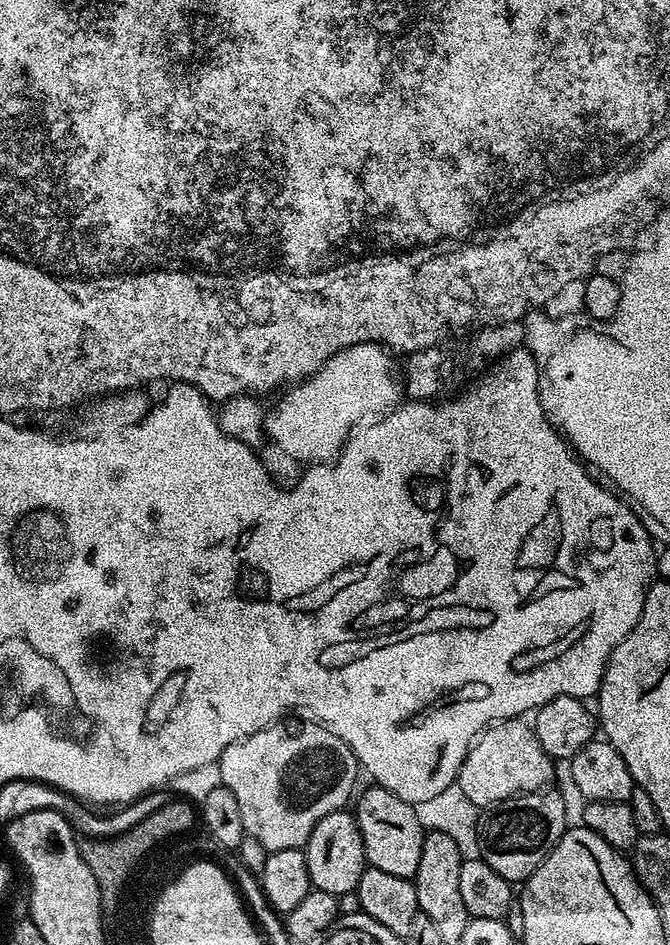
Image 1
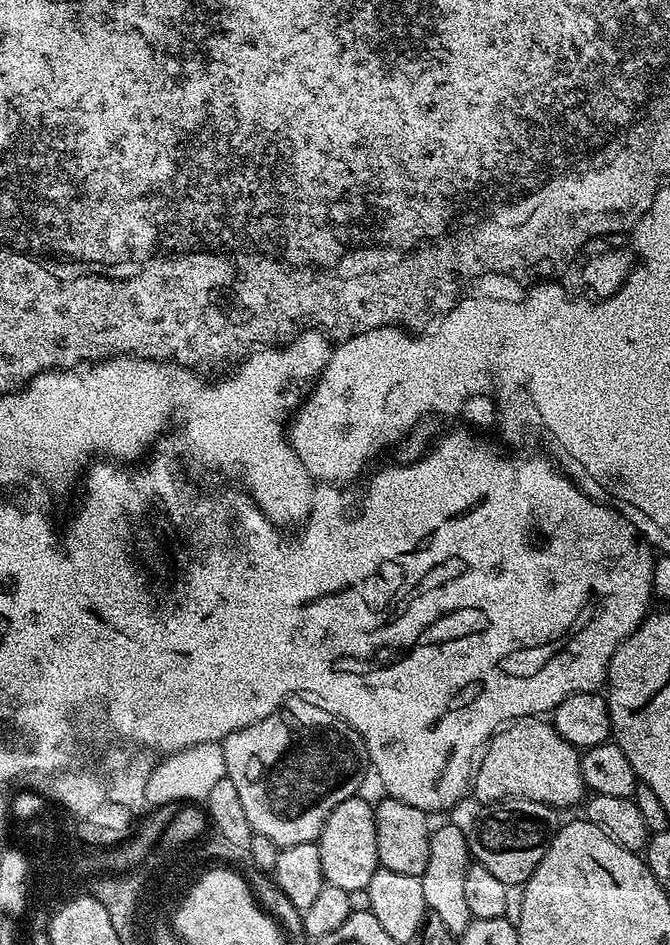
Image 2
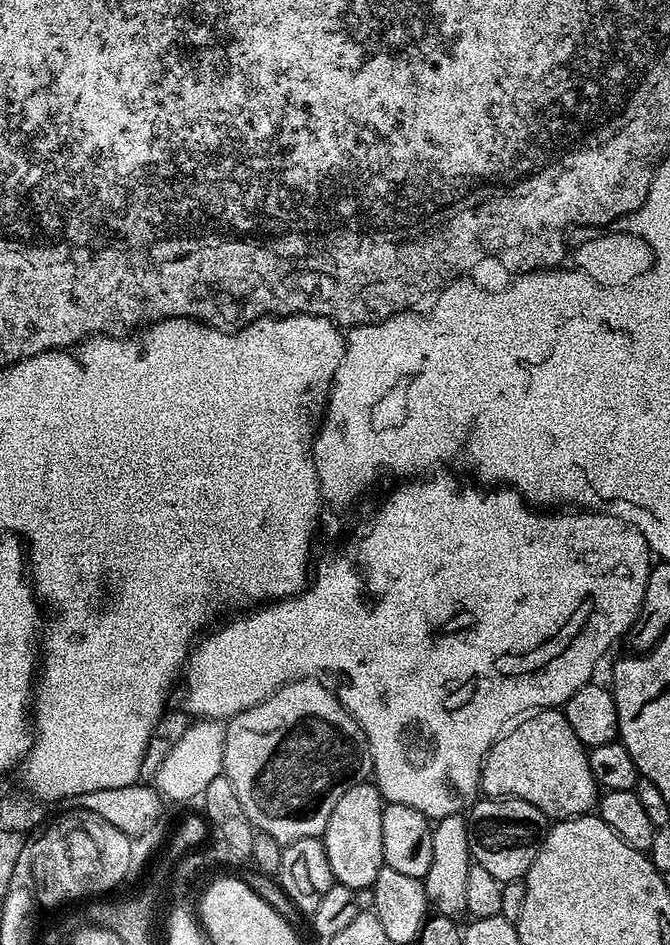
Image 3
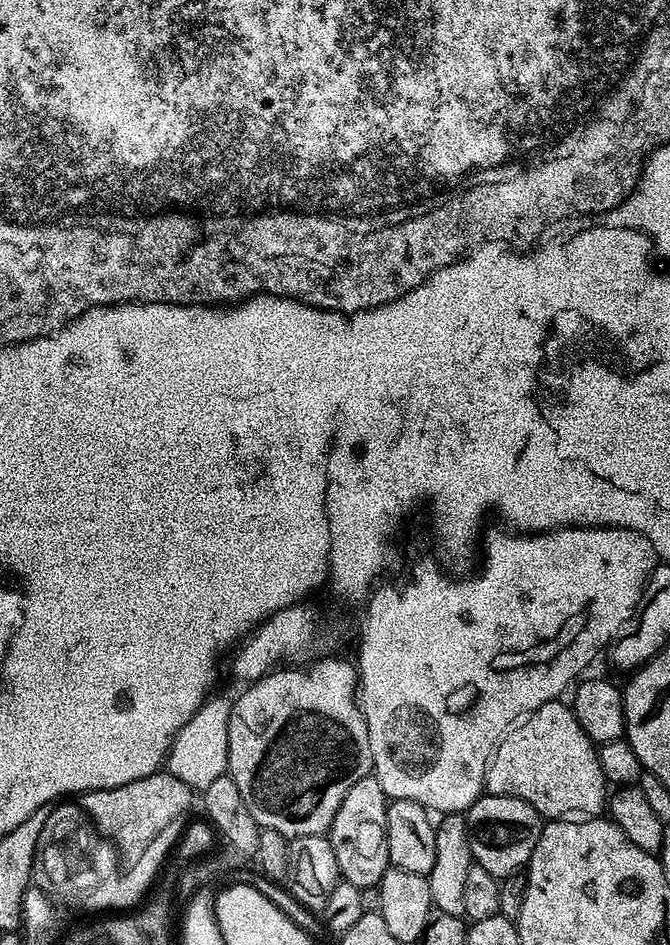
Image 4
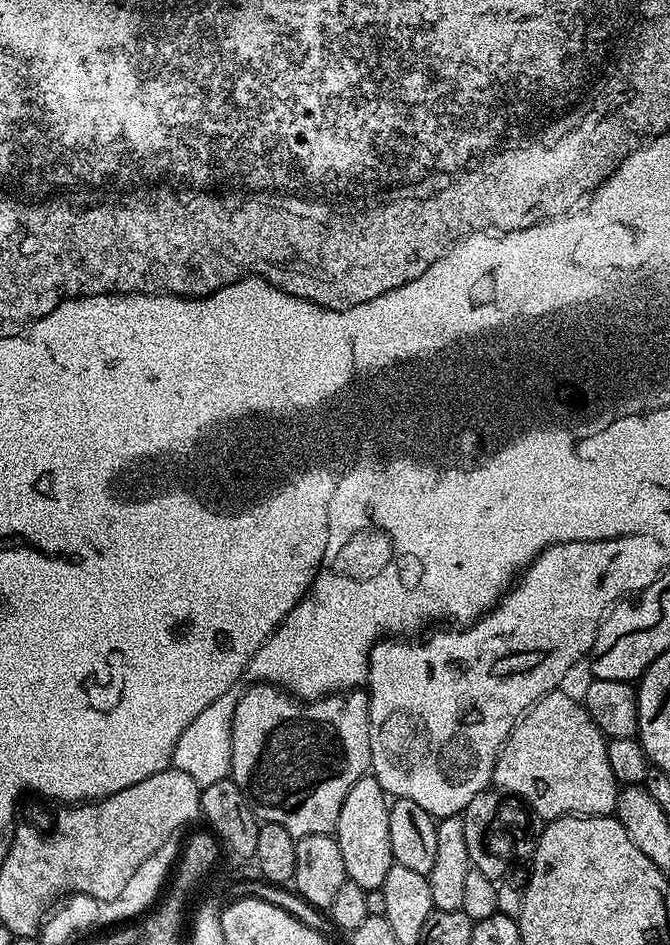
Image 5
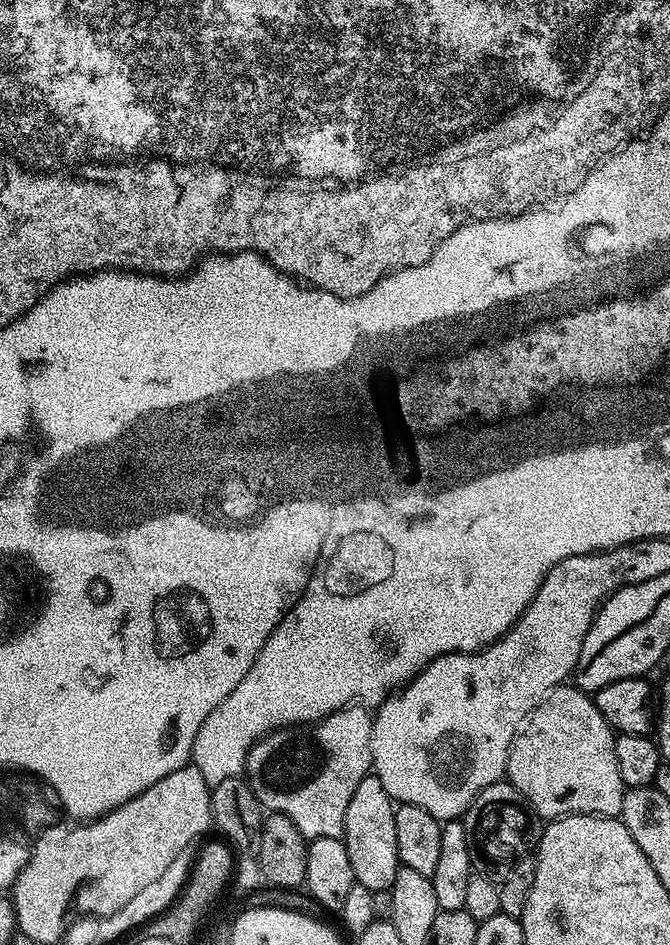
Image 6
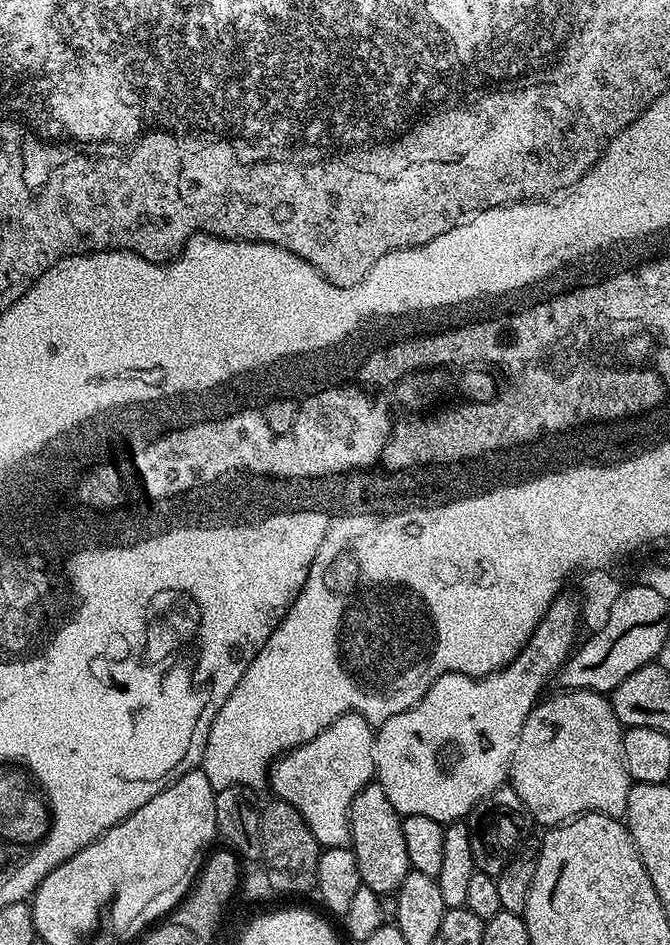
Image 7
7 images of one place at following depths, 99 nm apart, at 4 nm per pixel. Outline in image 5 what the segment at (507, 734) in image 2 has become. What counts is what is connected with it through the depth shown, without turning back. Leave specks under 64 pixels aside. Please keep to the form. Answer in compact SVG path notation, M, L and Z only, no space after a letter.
M564 690L555 692L547 692L547 694L536 703L535 706L528 709L523 716L520 717L518 723L508 733L508 738L500 747L500 753L496 759L496 765L492 771L492 784L499 791L508 792L511 796L517 796L519 800L524 801L537 817L544 816L545 821L557 820L559 816L610 816L616 811L616 793L618 785L614 778L614 770L610 770L610 758L608 757L608 740L598 730L598 726L594 726L594 722L590 718L590 714L584 709L583 703L579 699L576 700L572 696L567 696Z

